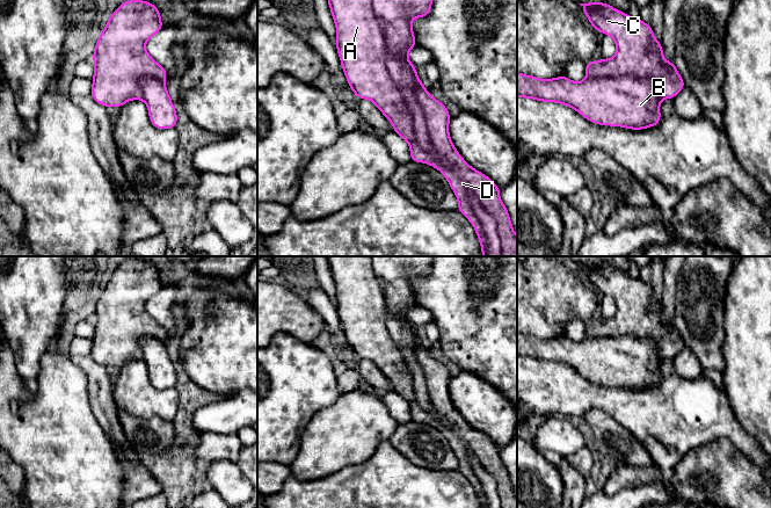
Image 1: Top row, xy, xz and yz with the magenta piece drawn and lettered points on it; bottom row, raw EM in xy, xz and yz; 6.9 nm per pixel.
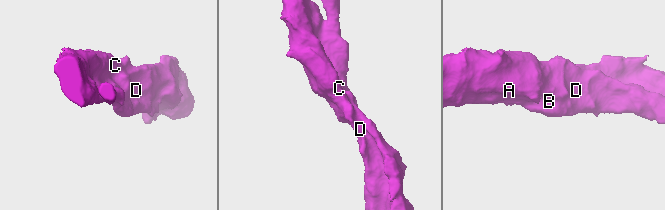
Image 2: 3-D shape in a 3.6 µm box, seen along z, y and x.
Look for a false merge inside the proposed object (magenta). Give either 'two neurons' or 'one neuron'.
two neurons

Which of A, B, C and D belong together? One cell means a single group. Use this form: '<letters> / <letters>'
A C D / B

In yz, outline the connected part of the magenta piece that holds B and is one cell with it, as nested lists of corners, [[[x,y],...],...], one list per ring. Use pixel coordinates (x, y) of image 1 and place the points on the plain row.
[[[517,332],[517,357],[529,357],[541,362],[555,362],[568,365],[585,379],[597,385],[621,386],[641,390],[661,382],[659,344],[649,338],[624,335],[619,338],[589,338],[581,342],[566,335],[553,339],[539,339]]]

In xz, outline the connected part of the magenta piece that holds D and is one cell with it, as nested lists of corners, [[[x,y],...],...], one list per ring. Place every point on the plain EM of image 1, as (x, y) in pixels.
[[[327,256],[327,260],[336,286],[336,310],[348,344],[357,358],[372,361],[392,383],[393,391],[408,402],[412,421],[428,423],[437,428],[445,436],[458,458],[457,470],[461,472],[475,488],[481,508],[486,508],[483,488],[471,466],[470,453],[472,453],[481,466],[495,479],[501,508],[517,508],[517,495],[514,492],[508,470],[500,458],[500,448],[488,436],[472,428],[458,413],[450,399],[449,382],[451,376],[446,367],[429,354],[419,336],[415,347],[415,357],[423,369],[432,409],[427,411],[417,404],[413,389],[413,377],[405,354],[388,332],[386,324],[388,310],[385,302],[385,293],[373,270],[372,256]]]

